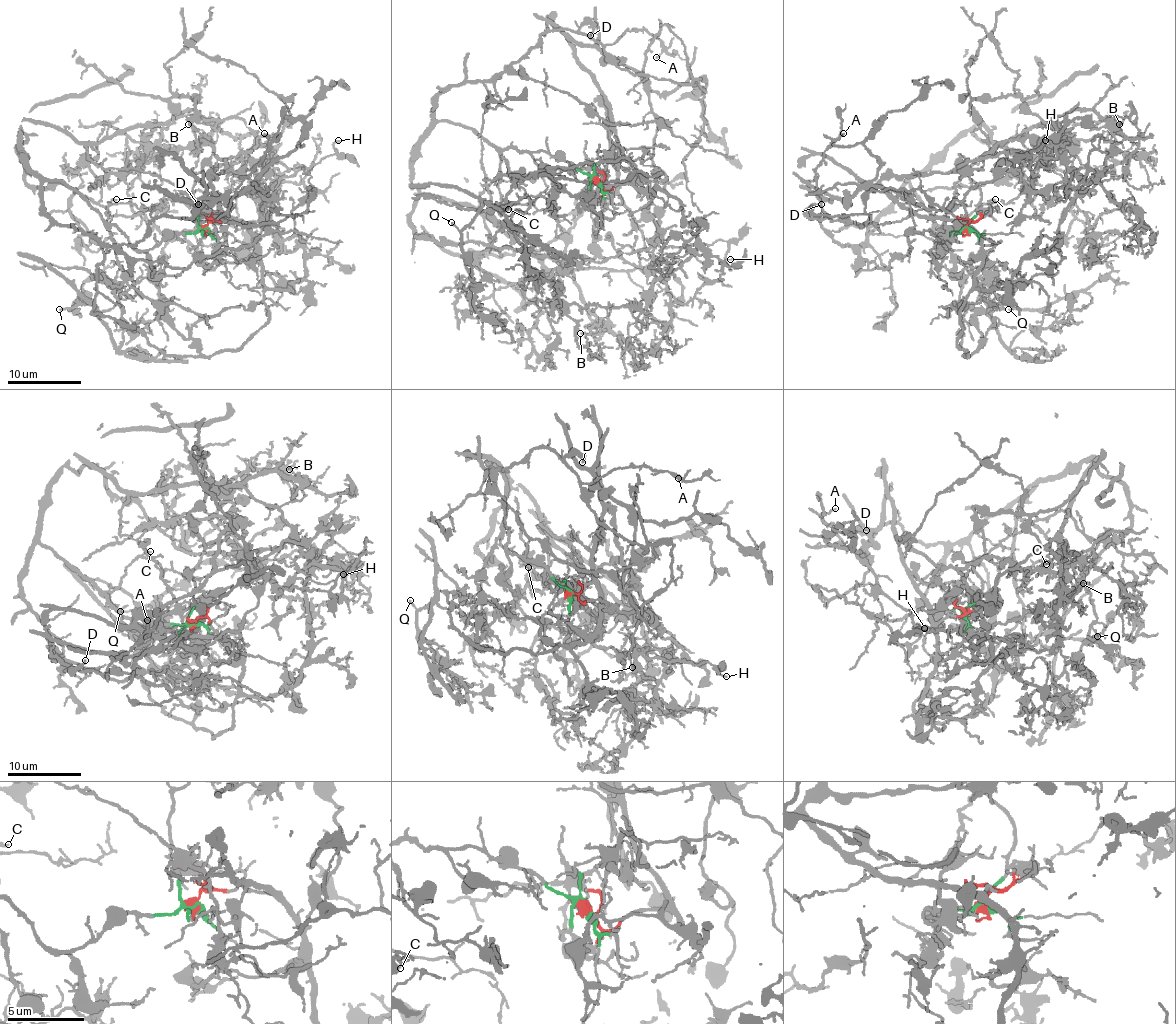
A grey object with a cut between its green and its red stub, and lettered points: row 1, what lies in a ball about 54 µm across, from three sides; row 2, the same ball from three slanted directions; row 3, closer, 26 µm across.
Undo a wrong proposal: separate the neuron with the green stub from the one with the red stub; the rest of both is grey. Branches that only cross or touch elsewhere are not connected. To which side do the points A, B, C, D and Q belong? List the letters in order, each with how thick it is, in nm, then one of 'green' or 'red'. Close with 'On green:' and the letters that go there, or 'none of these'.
A: calibre 130 nm; green
B: calibre 160 nm; red
C: calibre 120 nm; green
D: calibre 90 nm; green
Q: calibre 120 nm; red
On green: A, C, D

